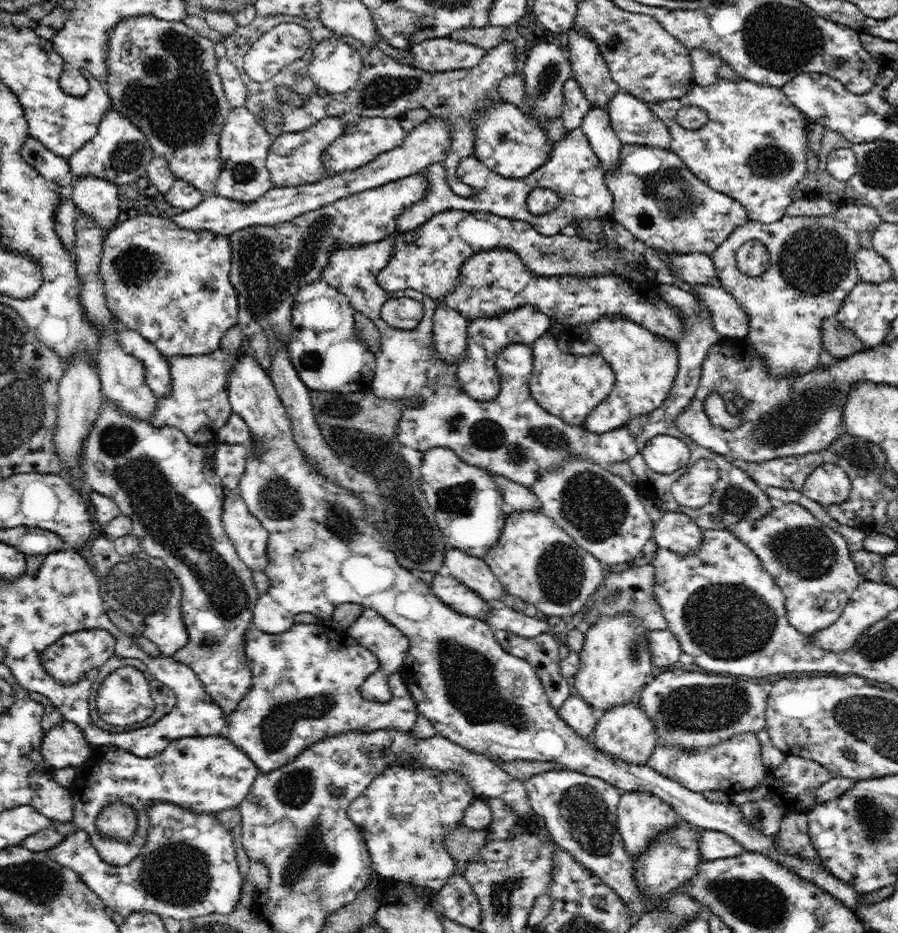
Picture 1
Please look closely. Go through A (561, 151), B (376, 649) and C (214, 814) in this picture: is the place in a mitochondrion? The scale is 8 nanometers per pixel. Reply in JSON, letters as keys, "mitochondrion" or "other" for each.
{"A":"other","B":"other","C":"other"}

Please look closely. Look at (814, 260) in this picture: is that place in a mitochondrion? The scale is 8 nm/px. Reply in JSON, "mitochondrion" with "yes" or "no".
{"mitochondrion":"yes"}

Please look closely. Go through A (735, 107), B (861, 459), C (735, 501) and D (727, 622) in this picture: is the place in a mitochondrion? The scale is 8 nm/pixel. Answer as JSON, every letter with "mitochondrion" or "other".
{"A":"other","B":"mitochondrion","C":"mitochondrion","D":"mitochondrion"}

